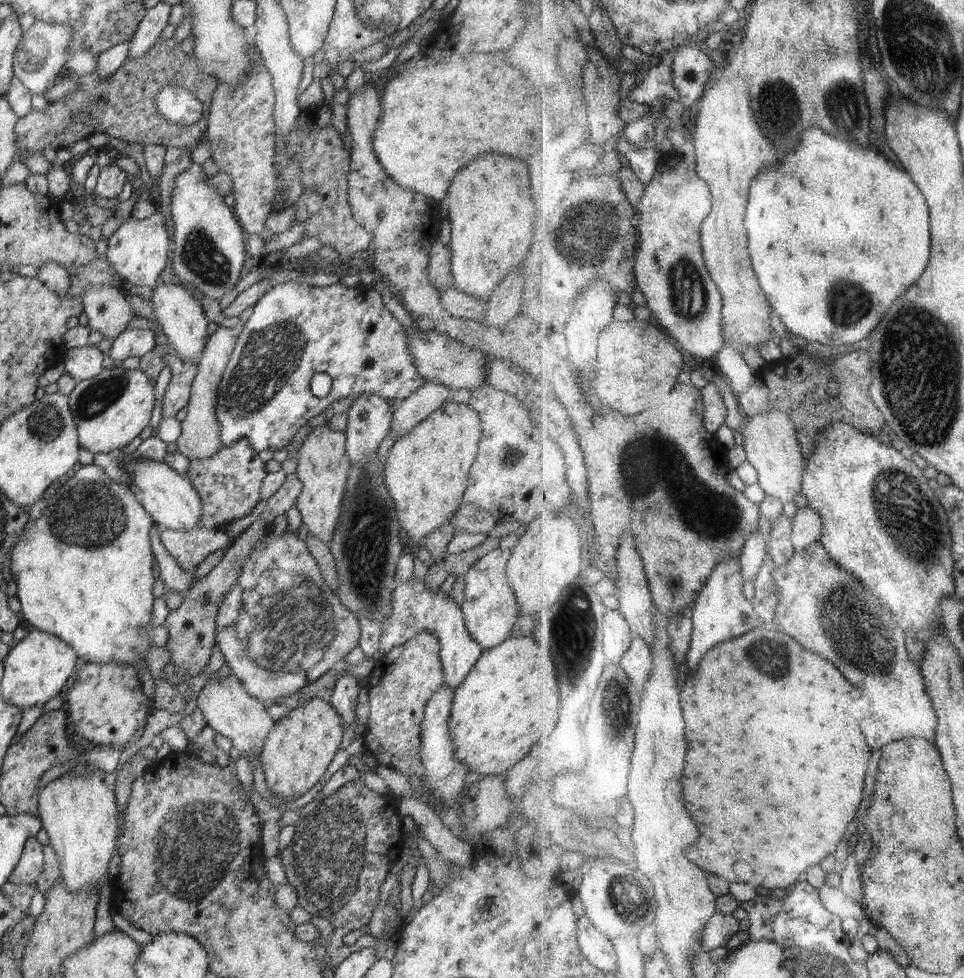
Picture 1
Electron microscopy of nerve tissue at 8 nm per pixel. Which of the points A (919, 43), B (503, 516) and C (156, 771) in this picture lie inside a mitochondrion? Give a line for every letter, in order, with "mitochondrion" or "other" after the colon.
A: mitochondrion
B: other
C: other

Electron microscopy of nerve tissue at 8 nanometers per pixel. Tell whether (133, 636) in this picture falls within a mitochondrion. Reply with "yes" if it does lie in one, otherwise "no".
no

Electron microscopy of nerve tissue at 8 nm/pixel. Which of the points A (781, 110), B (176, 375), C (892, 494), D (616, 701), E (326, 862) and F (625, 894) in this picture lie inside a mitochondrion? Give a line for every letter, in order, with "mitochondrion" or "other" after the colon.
A: mitochondrion
B: other
C: mitochondrion
D: mitochondrion
E: mitochondrion
F: mitochondrion

